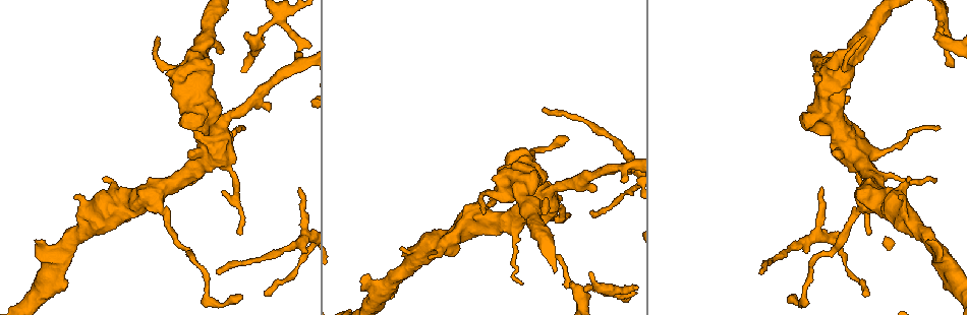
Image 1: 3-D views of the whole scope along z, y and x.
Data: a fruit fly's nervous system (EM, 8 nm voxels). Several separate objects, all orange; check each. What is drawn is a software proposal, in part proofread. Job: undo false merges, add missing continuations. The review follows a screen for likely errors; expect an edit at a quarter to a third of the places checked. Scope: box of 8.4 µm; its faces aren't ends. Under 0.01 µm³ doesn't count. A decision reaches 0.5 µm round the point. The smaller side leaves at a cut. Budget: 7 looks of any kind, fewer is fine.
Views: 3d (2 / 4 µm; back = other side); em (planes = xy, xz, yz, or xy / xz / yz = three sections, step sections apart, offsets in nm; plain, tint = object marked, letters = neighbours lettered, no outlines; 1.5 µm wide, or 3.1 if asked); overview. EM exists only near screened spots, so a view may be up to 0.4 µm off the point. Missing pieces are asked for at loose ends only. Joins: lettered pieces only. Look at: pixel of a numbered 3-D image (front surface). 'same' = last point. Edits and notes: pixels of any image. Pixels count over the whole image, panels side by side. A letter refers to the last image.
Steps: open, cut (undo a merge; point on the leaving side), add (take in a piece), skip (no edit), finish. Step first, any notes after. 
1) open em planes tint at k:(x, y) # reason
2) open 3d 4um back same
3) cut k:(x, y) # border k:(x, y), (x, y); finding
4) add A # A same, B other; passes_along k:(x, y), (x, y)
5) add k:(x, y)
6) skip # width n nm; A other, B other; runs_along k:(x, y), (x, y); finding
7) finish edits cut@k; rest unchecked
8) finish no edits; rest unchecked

open 3d 2um at 1:(542, 110)

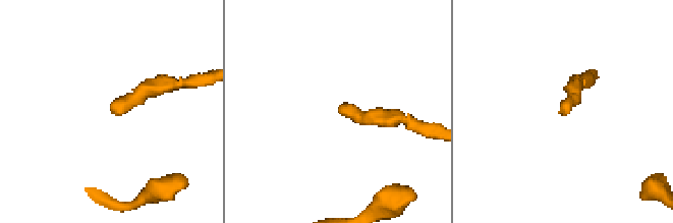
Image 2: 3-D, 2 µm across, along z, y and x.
open em xy step 8 letters at 2:(112, 109) # shape alone is not enough

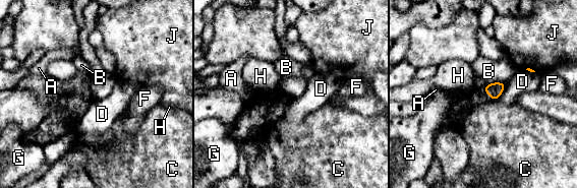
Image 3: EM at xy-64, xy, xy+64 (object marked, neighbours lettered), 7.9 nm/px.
skip # A other, B other, C other, D other, F other, G other, H other, J other; border 3:(497, 99), (491, 101); no lettered piece goes on from it

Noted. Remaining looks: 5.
open 3d 2um at 1:(240, 235) # branch stops here

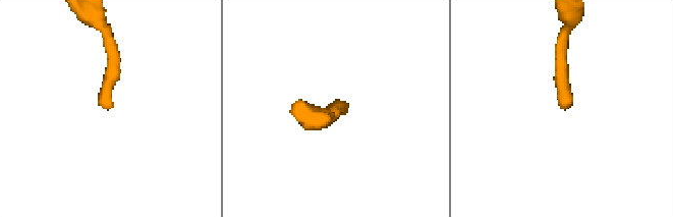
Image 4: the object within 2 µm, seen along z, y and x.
open em planes plain at 4:(567, 106)

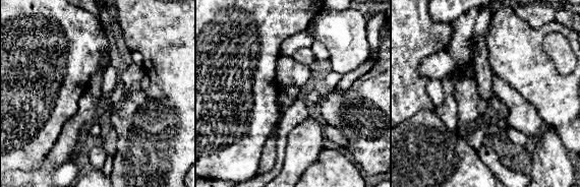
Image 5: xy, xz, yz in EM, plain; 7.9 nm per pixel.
open em planes letters same

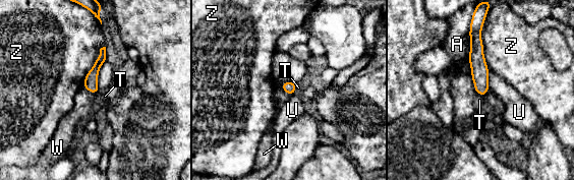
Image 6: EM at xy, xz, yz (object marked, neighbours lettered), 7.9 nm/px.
skip # A other, T other, U other, W other, Z other; none of them fits

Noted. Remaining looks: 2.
open em xy step 4 tint at 1:(63, 290) # thick end

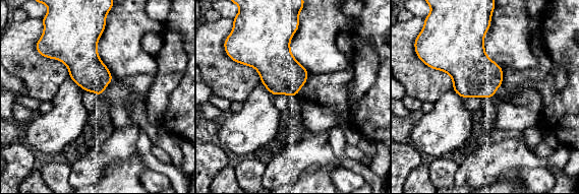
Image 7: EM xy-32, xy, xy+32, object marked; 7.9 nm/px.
open em planes letters same

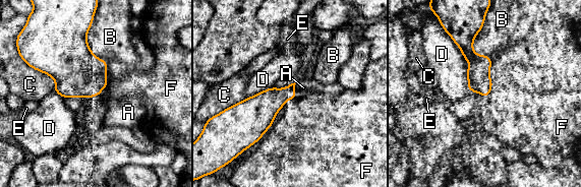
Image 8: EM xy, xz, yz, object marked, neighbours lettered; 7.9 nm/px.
add A # A same, B other, C other, D other, E other, F other; it goes on there

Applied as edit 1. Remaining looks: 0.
finish edits add@8; rest unchecked

